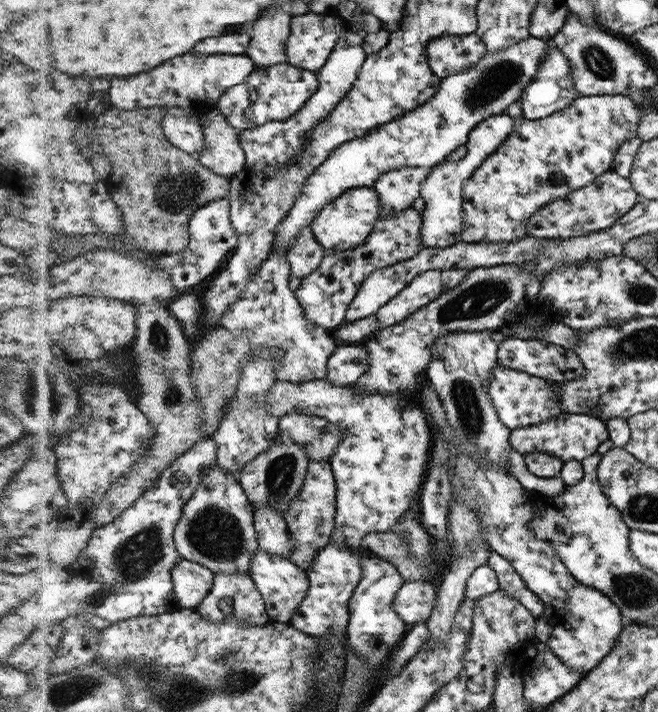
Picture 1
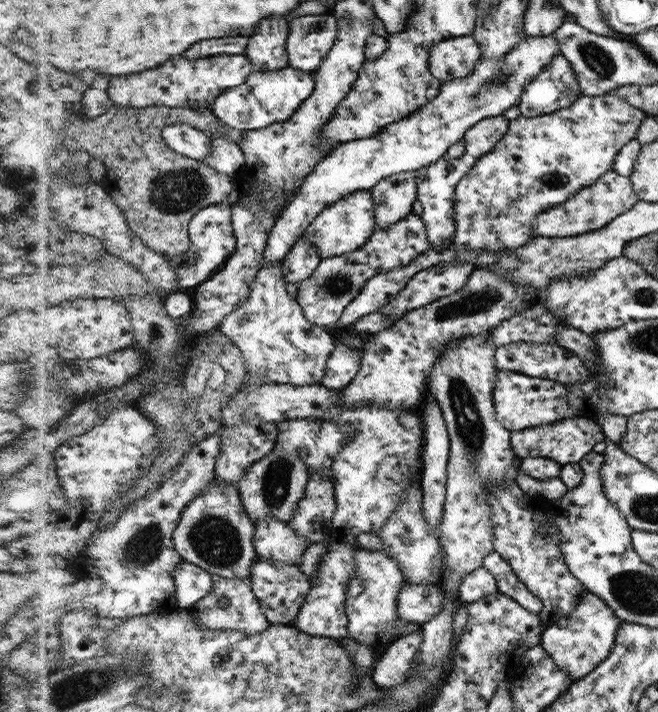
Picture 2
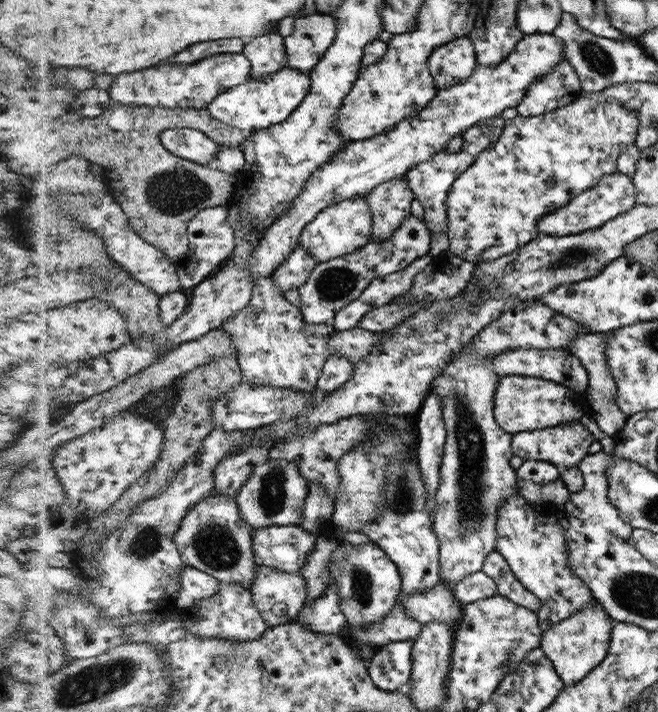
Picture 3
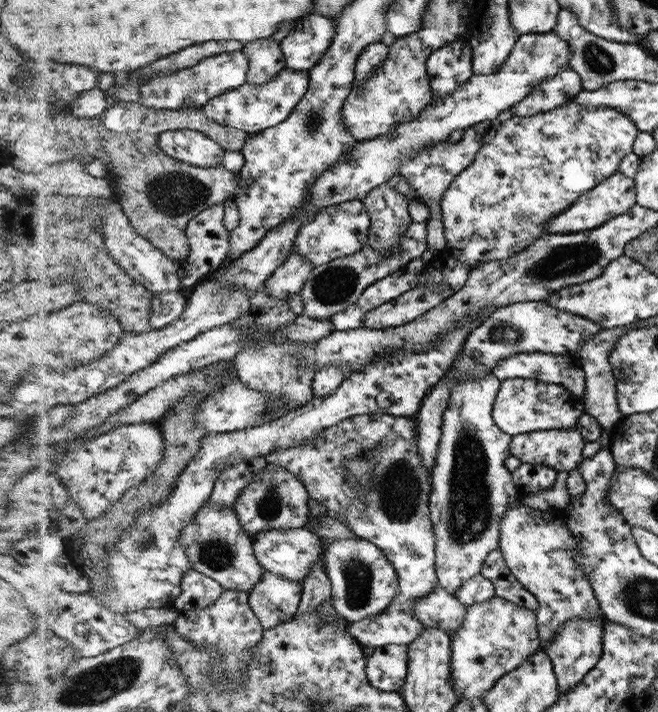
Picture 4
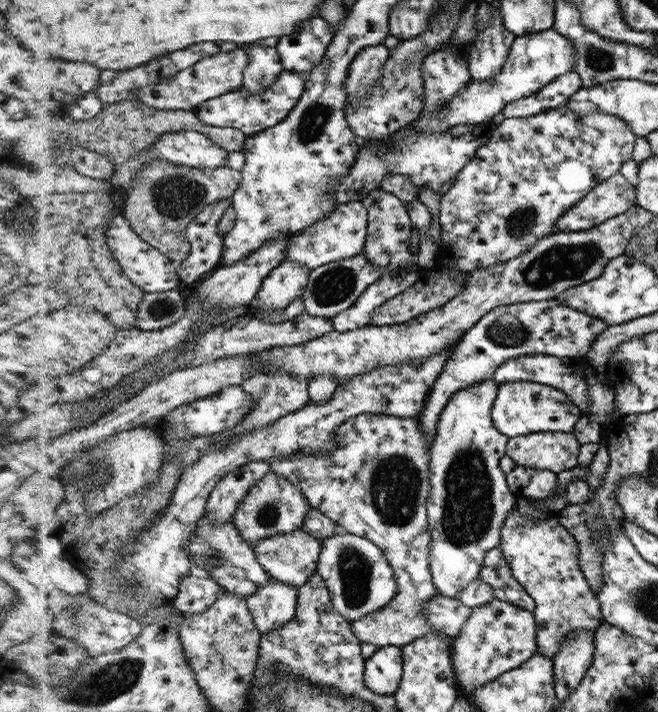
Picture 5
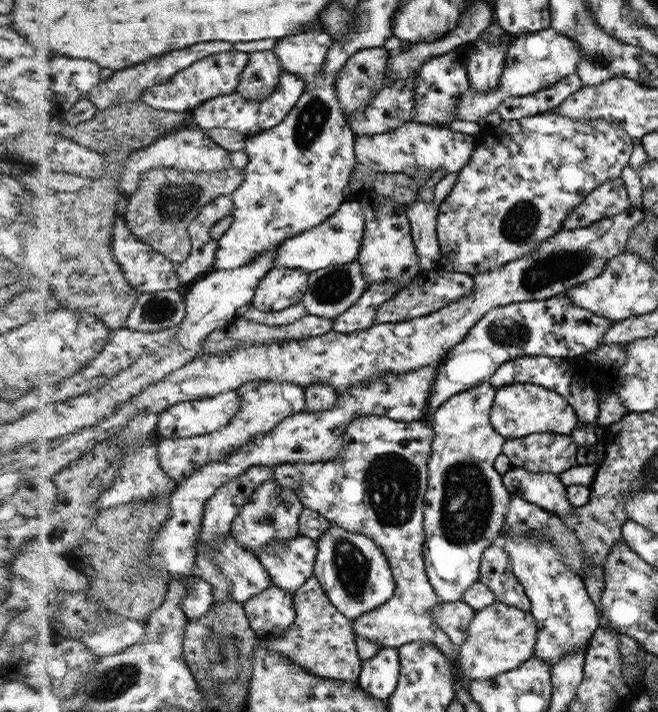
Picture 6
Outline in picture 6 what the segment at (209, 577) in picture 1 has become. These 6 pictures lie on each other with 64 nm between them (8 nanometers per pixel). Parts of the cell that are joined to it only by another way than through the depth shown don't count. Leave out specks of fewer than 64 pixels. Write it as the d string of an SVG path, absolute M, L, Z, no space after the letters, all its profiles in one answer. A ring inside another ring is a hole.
M204 578L190 580L188 583L188 596L182 601L182 608L185 608L189 618L198 620L206 616L212 606L216 604L216 594L214 593L214 585Z

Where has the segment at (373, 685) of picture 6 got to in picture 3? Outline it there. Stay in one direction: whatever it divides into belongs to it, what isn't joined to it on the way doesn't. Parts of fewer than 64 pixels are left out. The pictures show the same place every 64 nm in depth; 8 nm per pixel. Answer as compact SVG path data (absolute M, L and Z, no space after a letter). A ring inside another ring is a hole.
M416 638L385 644L376 648L374 658L367 664L372 682L383 691L408 691L412 672L413 644Z

